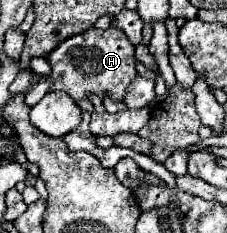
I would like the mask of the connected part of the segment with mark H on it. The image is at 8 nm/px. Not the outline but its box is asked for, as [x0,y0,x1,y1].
[27,27,137,107]

